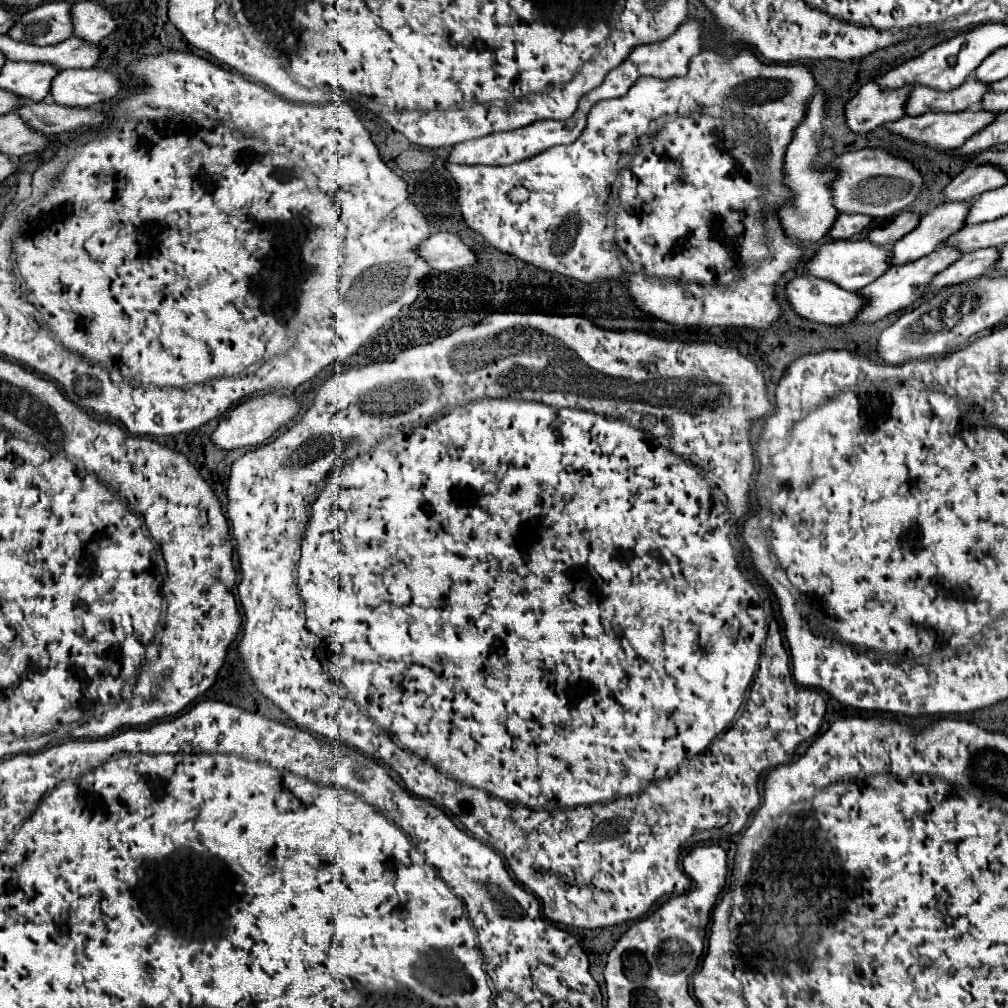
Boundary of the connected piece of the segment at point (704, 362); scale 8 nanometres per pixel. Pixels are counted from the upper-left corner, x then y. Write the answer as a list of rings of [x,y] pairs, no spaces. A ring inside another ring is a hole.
[[[506,311],[506,312],[500,312],[500,313],[492,313],[492,315],[488,315],[488,317],[486,317],[486,319],[484,319],[484,321],[480,321],[480,323],[478,323],[478,325],[466,325],[466,327],[462,327],[462,329],[458,329],[458,331],[454,331],[454,333],[452,333],[452,335],[446,335],[446,337],[440,337],[440,339],[436,339],[436,341],[432,341],[432,343],[426,343],[426,345],[418,345],[418,347],[412,347],[412,349],[408,349],[408,351],[404,351],[404,353],[400,353],[400,355],[398,355],[398,357],[396,357],[396,359],[394,359],[394,361],[384,361],[384,363],[374,363],[374,365],[368,365],[368,367],[360,367],[360,368],[359,368],[359,366],[358,366],[358,365],[357,365],[357,366],[355,366],[355,367],[354,367],[354,365],[353,365],[353,366],[352,366],[352,365],[351,365],[351,364],[347,364],[347,357],[346,357],[346,359],[344,359],[344,361],[334,361],[334,363],[330,363],[330,365],[326,365],[326,367],[324,367],[324,369],[322,369],[322,371],[320,371],[320,373],[316,373],[316,375],[314,375],[314,377],[312,377],[312,379],[308,379],[308,381],[304,381],[304,383],[300,383],[300,385],[298,385],[298,387],[294,387],[294,389],[276,389],[276,391],[282,391],[282,393],[284,393],[284,395],[294,395],[294,396],[295,396],[295,397],[296,397],[296,399],[298,399],[298,400],[299,400],[299,401],[301,401],[301,403],[302,403],[302,407],[301,407],[301,410],[300,410],[300,413],[298,413],[298,415],[296,415],[296,417],[295,417],[295,418],[294,418],[294,420],[295,420],[295,419],[297,419],[297,420],[298,420],[298,421],[296,421],[296,423],[294,423],[294,425],[292,425],[292,427],[290,427],[290,429],[288,429],[288,431],[286,431],[286,433],[282,433],[282,435],[278,435],[278,437],[276,437],[276,439],[274,439],[274,441],[270,441],[270,443],[266,443],[266,445],[262,445],[262,447],[258,447],[258,449],[256,449],[256,451],[248,451],[248,453],[246,453],[246,455],[242,455],[242,457],[240,457],[240,459],[238,459],[238,461],[236,461],[236,463],[234,463],[234,465],[232,465],[232,473],[230,473],[230,479],[228,479],[228,491],[226,491],[226,493],[228,493],[228,517],[230,517],[230,523],[232,523],[232,535],[234,535],[234,537],[236,537],[236,543],[238,543],[238,555],[240,555],[240,569],[242,569],[242,581],[240,581],[240,583],[238,583],[238,597],[240,597],[240,603],[242,603],[242,607],[244,607],[244,611],[246,611],[246,625],[244,625],[244,637],[242,637],[242,639],[240,639],[240,643],[238,643],[238,651],[240,651],[240,657],[242,657],[242,663],[244,663],[244,669],[246,669],[246,671],[248,671],[248,673],[250,673],[250,677],[252,677],[252,679],[254,679],[254,685],[256,685],[256,687],[258,687],[258,691],[260,691],[260,693],[262,693],[262,695],[266,695],[266,697],[268,697],[268,699],[270,699],[270,701],[272,701],[272,703],[276,703],[276,705],[278,705],[278,707],[282,707],[282,711],[284,711],[284,713],[286,713],[286,715],[288,715],[288,717],[290,717],[290,719],[292,719],[292,721],[296,721],[296,723],[298,723],[298,725],[300,725],[300,727],[306,727],[306,729],[308,729],[308,731],[314,731],[314,733],[320,733],[320,735],[324,735],[324,737],[330,737],[330,739],[338,739],[338,741],[344,741],[344,743],[350,743],[350,745],[354,745],[354,747],[358,747],[358,749],[360,749],[360,751],[362,751],[362,753],[366,753],[366,755],[372,755],[372,757],[374,757],[374,759],[382,759],[382,761],[384,761],[384,763],[388,763],[388,765],[390,765],[390,767],[392,767],[392,769],[394,769],[394,771],[396,771],[396,773],[398,773],[398,775],[400,775],[400,777],[402,777],[402,781],[404,781],[404,783],[406,783],[406,789],[408,789],[408,791],[412,791],[412,793],[414,793],[414,795],[418,795],[418,797],[422,797],[422,799],[428,799],[428,801],[430,801],[430,803],[434,803],[434,805],[438,805],[438,807],[444,807],[444,809],[446,809],[446,811],[448,811],[448,813],[452,813],[452,817],[454,817],[454,819],[456,819],[456,821],[460,821],[460,823],[462,823],[462,825],[464,825],[464,827],[466,827],[466,829],[468,829],[468,831],[470,831],[470,833],[472,833],[472,835],[474,835],[474,837],[476,837],[476,839],[480,839],[480,841],[482,841],[482,843],[488,843],[488,845],[490,845],[490,847],[494,847],[494,849],[496,849],[496,851],[498,851],[498,853],[502,853],[502,855],[504,855],[504,857],[506,857],[506,861],[508,861],[508,867],[510,867],[510,869],[512,869],[512,873],[514,873],[514,875],[516,875],[516,877],[518,877],[518,881],[522,881],[522,883],[524,883],[524,885],[526,885],[526,887],[528,887],[528,889],[530,889],[530,891],[532,891],[532,893],[536,893],[536,895],[538,895],[538,897],[540,897],[540,901],[542,901],[542,909],[544,909],[544,915],[546,915],[546,917],[548,917],[548,919],[552,919],[552,921],[554,921],[554,923],[564,923],[564,925],[572,925],[572,927],[582,927],[582,929],[600,929],[600,927],[612,927],[612,925],[618,925],[618,923],[622,923],[622,921],[630,921],[630,919],[640,919],[640,917],[642,917],[642,915],[644,915],[644,913],[646,913],[646,911],[648,911],[648,909],[650,909],[650,907],[652,907],[652,905],[654,905],[654,903],[656,903],[656,901],[658,901],[658,899],[662,899],[662,897],[664,897],[664,895],[676,895],[676,893],[686,893],[686,891],[688,891],[688,887],[690,887],[690,879],[682,879],[682,873],[680,873],[680,869],[678,869],[678,861],[676,861],[676,859],[678,859],[678,855],[680,855],[680,851],[684,851],[684,849],[686,849],[686,847],[694,847],[694,845],[696,845],[696,843],[700,843],[700,841],[702,841],[702,833],[704,833],[704,835],[708,835],[708,833],[710,833],[710,831],[716,831],[716,829],[720,829],[720,831],[722,831],[722,833],[724,833],[724,835],[732,835],[732,833],[738,833],[738,831],[740,831],[740,829],[742,829],[742,827],[744,827],[744,825],[746,825],[746,821],[748,821],[748,817],[750,817],[750,813],[752,813],[752,811],[754,811],[754,809],[756,809],[756,807],[758,807],[758,803],[760,803],[760,795],[758,795],[758,785],[756,785],[756,781],[758,781],[758,775],[760,775],[760,773],[764,773],[764,771],[768,771],[768,769],[774,769],[774,767],[776,767],[776,765],[782,765],[782,763],[786,763],[786,761],[788,761],[788,759],[790,759],[790,755],[792,755],[792,753],[794,753],[794,749],[796,749],[796,745],[798,745],[798,743],[800,743],[800,741],[806,741],[806,739],[808,739],[808,737],[812,737],[812,735],[816,735],[816,731],[818,731],[818,729],[820,729],[820,723],[822,723],[822,717],[824,717],[824,713],[826,713],[826,703],[824,703],[824,699],[822,699],[822,697],[820,697],[820,693],[818,693],[818,691],[814,691],[814,689],[804,689],[804,687],[798,687],[798,685],[796,685],[796,683],[794,683],[794,679],[792,679],[792,675],[790,675],[790,669],[788,669],[788,653],[786,653],[786,649],[784,649],[784,645],[782,645],[782,639],[780,639],[780,633],[778,633],[778,623],[772,623],[772,621],[768,621],[768,617],[766,617],[766,613],[764,613],[764,607],[762,607],[762,599],[760,599],[760,595],[758,595],[758,591],[756,591],[756,589],[754,589],[754,587],[752,587],[752,585],[750,585],[750,583],[748,583],[748,579],[746,579],[746,577],[744,577],[744,575],[742,575],[742,573],[740,573],[740,571],[738,571],[738,567],[736,567],[736,559],[734,559],[734,549],[732,549],[732,545],[730,545],[730,539],[728,539],[728,535],[730,535],[730,527],[734,527],[734,526],[738,526],[738,525],[739,525],[739,524],[737,524],[737,523],[738,523],[738,522],[743,522],[743,521],[744,521],[744,519],[745,519],[745,518],[746,518],[746,516],[747,516],[747,515],[748,515],[748,514],[750,514],[750,513],[751,513],[751,512],[752,512],[752,511],[753,511],[753,510],[754,510],[754,505],[753,505],[753,504],[752,504],[752,503],[751,503],[751,508],[748,508],[748,489],[750,489],[750,477],[752,477],[752,471],[754,471],[754,451],[752,451],[752,447],[750,447],[750,441],[748,441],[748,433],[750,433],[750,421],[752,421],[752,419],[754,419],[754,417],[762,417],[762,415],[766,415],[766,413],[770,413],[770,411],[772,411],[772,405],[770,405],[770,401],[768,401],[768,397],[766,397],[766,383],[764,383],[764,375],[762,375],[762,371],[760,371],[760,369],[758,369],[758,367],[756,367],[756,365],[754,365],[754,363],[752,363],[752,361],[748,361],[748,359],[746,359],[746,357],[742,357],[742,355],[740,355],[740,353],[738,353],[738,351],[736,351],[736,349],[728,349],[728,347],[720,347],[720,345],[714,345],[714,343],[680,343],[680,341],[666,341],[666,339],[658,339],[658,337],[652,337],[652,335],[648,335],[648,333],[640,333],[640,331],[608,331],[608,329],[602,329],[602,327],[596,327],[596,325],[594,325],[594,323],[590,323],[590,321],[588,321],[588,318],[586,318],[586,317],[580,317],[580,315],[555,315],[555,314],[547,314],[547,315],[546,315],[546,313],[538,313],[538,311],[526,311],[526,312],[523,312],[523,313],[522,313],[522,312],[519,312],[519,311]],[[664,379],[668,379],[668,381],[666,381],[666,383],[674,383],[674,385],[670,385],[670,387],[672,387],[672,391],[670,391],[670,389],[664,389],[664,395],[666,395],[666,397],[664,397],[664,399],[658,399],[658,395],[654,395],[654,393],[652,393],[652,391],[650,391],[650,389],[656,389],[656,387],[658,387],[658,389],[660,389],[660,391],[662,391],[662,387],[664,387],[664,385],[662,385],[662,383],[664,383]],[[642,391],[650,391],[650,393],[648,393],[648,397],[652,397],[652,401],[644,401],[644,397],[646,397],[646,395],[642,395]],[[472,395],[474,395],[474,397],[490,397],[490,395],[492,395],[492,397],[504,397],[504,399],[478,399],[478,401],[472,401]],[[466,399],[468,399],[468,401],[472,401],[472,403],[468,403],[468,405],[462,405],[462,407],[454,407],[454,409],[452,409],[452,411],[448,411],[448,413],[440,413],[440,415],[434,415],[434,417],[430,417],[430,419],[428,419],[428,421],[422,421],[422,423],[408,423],[408,425],[402,425],[402,421],[408,421],[408,419],[410,419],[410,417],[414,417],[414,413],[416,413],[416,411],[422,411],[422,413],[424,413],[424,411],[426,411],[426,415],[430,415],[430,413],[432,413],[432,411],[438,411],[438,409],[446,409],[446,407],[450,407],[450,405],[458,405],[458,403],[460,403],[460,401],[464,401],[464,403],[466,403]],[[644,415],[654,415],[654,417],[656,417],[656,419],[658,419],[658,423],[656,423],[656,427],[654,427],[654,433],[656,433],[656,437],[660,437],[660,435],[662,435],[662,437],[664,437],[664,439],[668,439],[668,441],[670,441],[670,443],[672,443],[672,451],[676,451],[676,453],[672,453],[672,451],[668,451],[668,447],[664,447],[664,445],[660,445],[660,443],[656,443],[656,441],[654,441],[654,439],[652,439],[652,437],[648,437],[648,435],[646,435],[646,433],[644,433],[644,431],[640,431],[640,429],[642,429],[642,423],[640,423],[640,421],[642,421],[642,417],[644,417]],[[348,449],[350,449],[350,461],[346,461],[346,463],[344,463],[344,459],[342,459],[342,455],[346,455],[346,451],[348,451]],[[328,477],[330,477],[330,481],[328,481],[328,485],[326,485],[326,487],[324,487],[324,489],[322,489],[322,493],[320,493],[320,495],[318,495],[318,491],[320,491],[320,483],[322,483],[322,481],[326,481],[326,479],[328,479]],[[412,527],[416,527],[416,535],[410,535],[410,531],[412,531]],[[308,629],[310,629],[310,631],[312,631],[312,633],[314,633],[314,635],[316,635],[316,643],[318,643],[318,655],[320,655],[320,659],[322,659],[322,665],[320,665],[320,661],[318,661],[318,657],[316,657],[316,653],[314,653],[314,635],[312,635],[312,633],[310,633],[310,631],[308,631]],[[326,675],[328,675],[328,677],[329,677],[329,678],[330,678],[330,681],[328,681],[328,683],[322,683],[322,681],[324,681],[324,677],[326,677]],[[358,707],[364,707],[364,709],[366,709],[366,711],[368,711],[368,715],[370,715],[370,719],[372,719],[372,721],[376,721],[376,723],[380,723],[380,727],[378,727],[378,725],[376,725],[376,723],[372,723],[372,721],[370,721],[370,719],[368,719],[368,717],[366,717],[366,715],[364,715],[364,713],[362,713],[362,711],[360,711],[360,709],[358,709]],[[702,749],[704,749],[704,757],[700,757],[700,755],[696,755],[696,753],[700,753],[700,751],[702,751]],[[438,771],[444,771],[444,775],[448,775],[448,777],[454,777],[454,779],[458,779],[458,781],[462,781],[462,783],[468,783],[468,785],[470,785],[470,787],[468,787],[468,785],[462,785],[462,783],[458,783],[458,781],[454,781],[454,779],[444,779],[444,775],[442,775],[442,773],[438,773]]]

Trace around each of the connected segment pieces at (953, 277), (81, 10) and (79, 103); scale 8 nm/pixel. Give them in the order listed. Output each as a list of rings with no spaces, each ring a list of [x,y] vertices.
[[[988,247],[988,249],[978,249],[972,253],[964,253],[952,267],[944,269],[940,275],[936,275],[936,279],[932,279],[928,291],[934,289],[942,289],[948,285],[956,285],[956,283],[964,283],[970,279],[978,279],[984,275],[992,275],[996,271],[996,261],[998,261],[998,247]]]
[[[76,1],[72,21],[76,23],[76,37],[84,37],[88,43],[100,43],[118,27],[112,11],[98,1]]]
[[[64,69],[52,81],[52,99],[68,107],[90,107],[124,93],[122,79],[106,69]]]

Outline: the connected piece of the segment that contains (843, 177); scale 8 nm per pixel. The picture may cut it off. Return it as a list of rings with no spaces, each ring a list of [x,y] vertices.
[[[884,147],[850,151],[832,161],[838,177],[832,183],[834,203],[840,213],[864,213],[872,217],[892,217],[906,209],[922,191],[924,175],[908,159],[896,157]]]

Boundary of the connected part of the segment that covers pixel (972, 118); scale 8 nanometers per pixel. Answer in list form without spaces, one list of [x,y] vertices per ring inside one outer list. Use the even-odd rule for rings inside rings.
[[[966,109],[966,111],[958,111],[958,113],[936,111],[936,113],[924,113],[920,117],[906,115],[900,121],[886,123],[886,127],[890,131],[902,135],[902,137],[912,139],[912,141],[920,141],[920,143],[926,143],[926,145],[932,145],[932,147],[942,147],[942,149],[956,149],[956,147],[962,147],[980,129],[988,127],[996,117],[998,117],[998,113],[982,111],[982,109]]]

